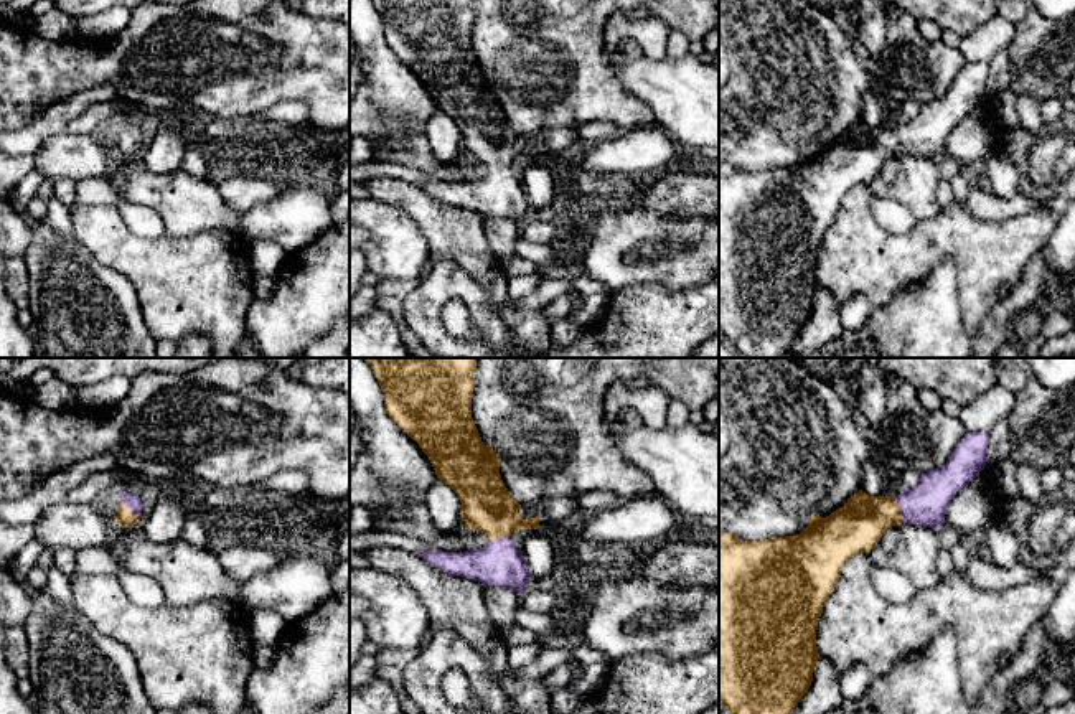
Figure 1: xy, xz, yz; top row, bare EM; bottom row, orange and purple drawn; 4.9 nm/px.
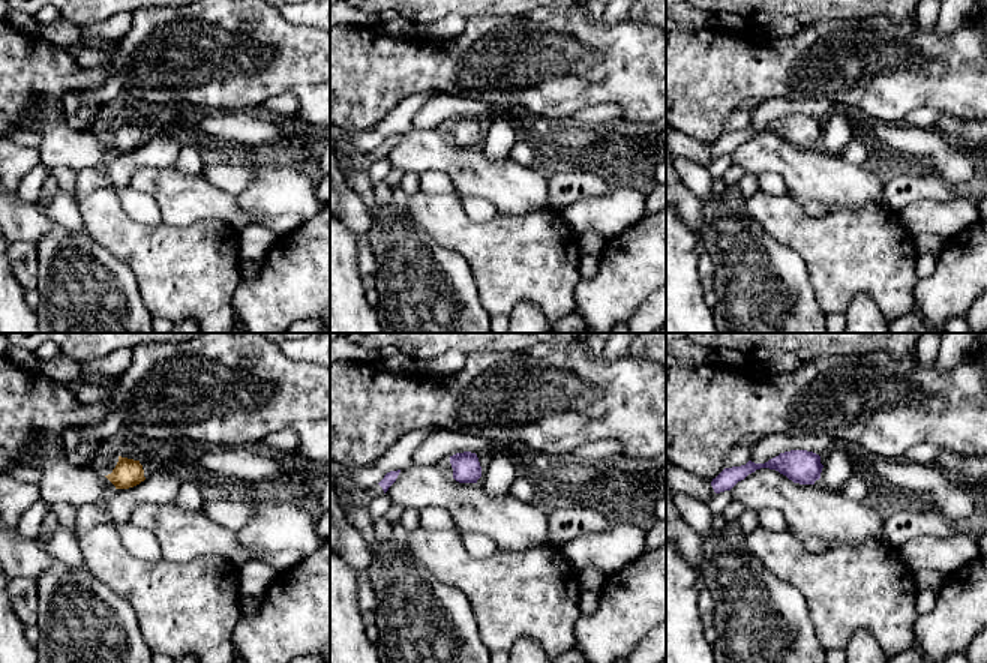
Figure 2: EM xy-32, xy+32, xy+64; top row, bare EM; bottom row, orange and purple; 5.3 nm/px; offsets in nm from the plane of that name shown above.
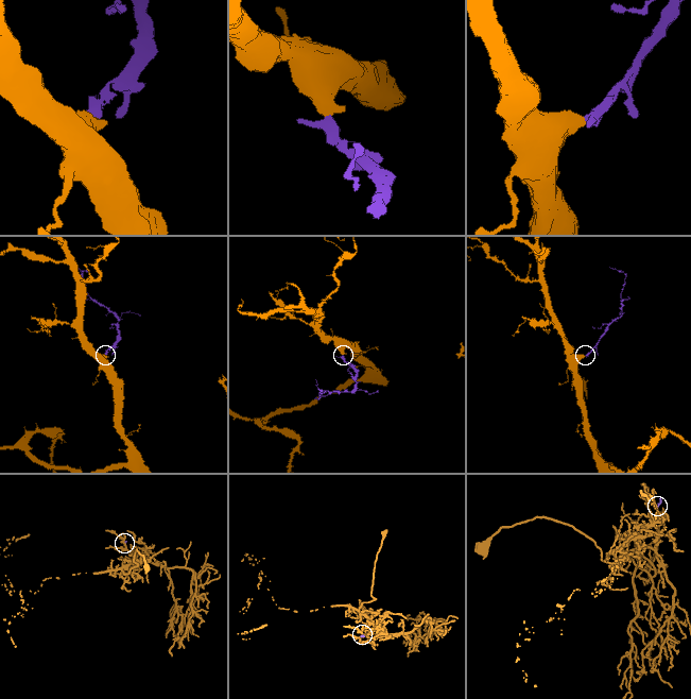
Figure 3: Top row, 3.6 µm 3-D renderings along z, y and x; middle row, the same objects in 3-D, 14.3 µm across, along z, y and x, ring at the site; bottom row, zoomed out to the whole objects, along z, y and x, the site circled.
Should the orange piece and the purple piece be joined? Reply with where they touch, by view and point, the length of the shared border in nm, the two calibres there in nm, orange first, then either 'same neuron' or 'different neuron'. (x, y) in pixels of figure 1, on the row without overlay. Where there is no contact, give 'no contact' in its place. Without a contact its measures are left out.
contact yz (899, 140); length 130 nm; calibres 240 and 200 nm; same neuron

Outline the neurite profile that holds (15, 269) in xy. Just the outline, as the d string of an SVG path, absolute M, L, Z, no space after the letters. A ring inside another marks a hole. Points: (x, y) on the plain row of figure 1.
M7 257L5 287L10 300L18 308L28 307L28 269L25 264L25 257Z

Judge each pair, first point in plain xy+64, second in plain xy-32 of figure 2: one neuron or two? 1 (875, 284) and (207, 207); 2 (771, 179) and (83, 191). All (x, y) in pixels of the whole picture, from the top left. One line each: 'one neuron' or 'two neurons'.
1: two neurons
2: one neuron

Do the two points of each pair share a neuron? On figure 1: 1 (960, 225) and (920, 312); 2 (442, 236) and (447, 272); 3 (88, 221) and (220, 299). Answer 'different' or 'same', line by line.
1: different
2: different
3: same

